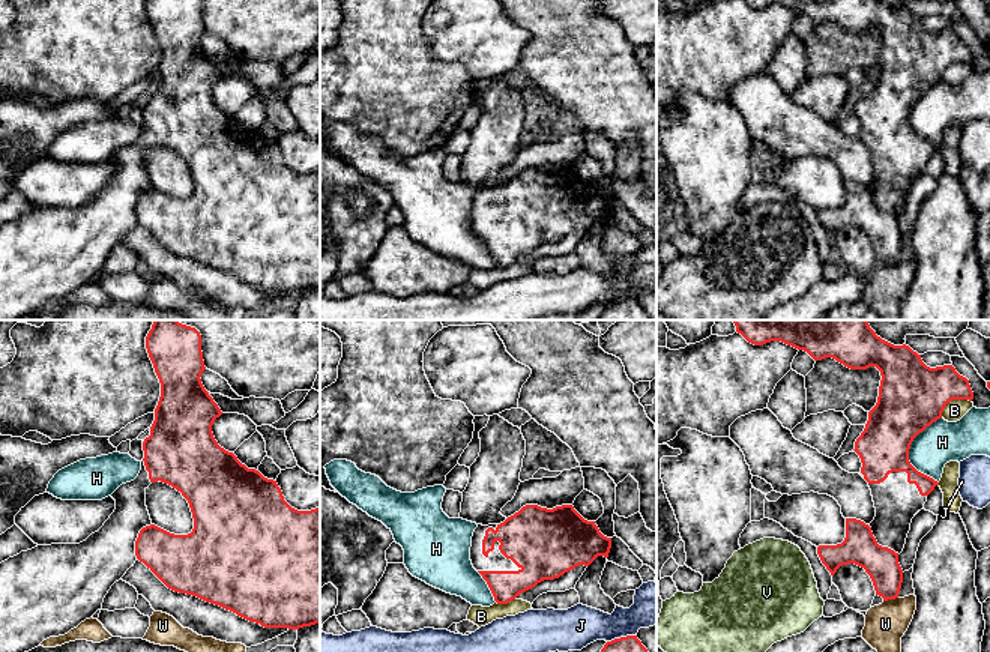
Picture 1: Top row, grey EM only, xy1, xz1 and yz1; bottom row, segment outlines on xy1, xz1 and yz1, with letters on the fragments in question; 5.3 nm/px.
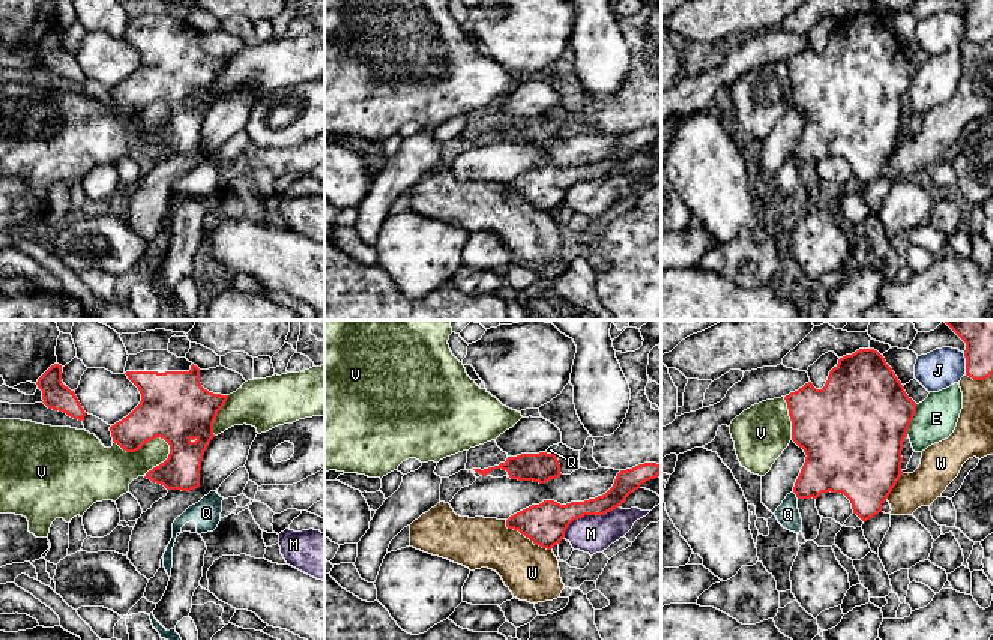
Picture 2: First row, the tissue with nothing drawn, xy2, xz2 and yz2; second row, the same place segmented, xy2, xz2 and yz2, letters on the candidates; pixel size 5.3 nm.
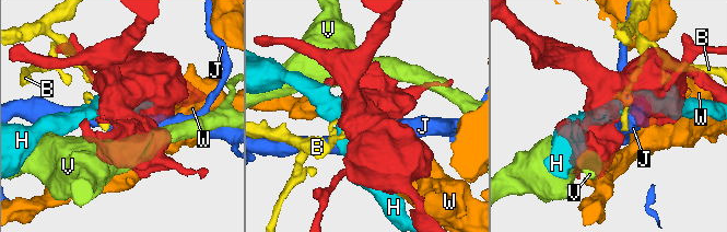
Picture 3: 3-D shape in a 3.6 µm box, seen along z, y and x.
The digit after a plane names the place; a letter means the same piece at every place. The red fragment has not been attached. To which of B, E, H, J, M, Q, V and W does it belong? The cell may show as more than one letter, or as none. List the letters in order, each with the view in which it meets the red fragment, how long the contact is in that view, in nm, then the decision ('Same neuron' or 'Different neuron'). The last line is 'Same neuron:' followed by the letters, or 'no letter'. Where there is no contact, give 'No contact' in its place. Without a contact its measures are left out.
B: Touches red in yz1. Shared border 190 nm. Different neuron
E: Touches red in yz2. Shared border 180 nm. Different neuron
H: Touches red in yz1. Shared border 360 nm. Different neuron
J: Touches red in yz2. Shared border 120 nm. Different neuron
M: Touches red in xz2. Shared border 340 nm. Different neuron
Q: Touches red in yz2. Shared border 50 nm. Different neuron
V: Touches red in xy2. Shared border 320 nm. Different neuron
W: Touches red in xz2. Shared border 300 nm. Different neuron
Same neuron: no letter

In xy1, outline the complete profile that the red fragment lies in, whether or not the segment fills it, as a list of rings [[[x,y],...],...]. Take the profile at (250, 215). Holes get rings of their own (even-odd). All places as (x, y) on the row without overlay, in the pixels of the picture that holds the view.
[[[146,0],[146,12],[161,47],[161,60],[155,72],[155,84],[150,90],[150,99],[143,105],[144,122],[141,125],[141,134],[134,144],[122,147],[111,158],[116,164],[114,176],[104,189],[98,195],[92,197],[86,204],[80,207],[38,209],[0,227],[0,320],[21,320],[24,315],[38,311],[44,303],[65,299],[86,282],[93,281],[98,273],[102,273],[104,261],[111,249],[122,243],[126,234],[134,230],[137,222],[143,225],[168,252],[219,269],[249,285],[260,287],[264,291],[299,293],[320,287],[320,171],[311,174],[297,174],[291,171],[284,164],[276,144],[264,141],[255,132],[248,132],[233,116],[228,116],[218,108],[212,96],[212,89],[222,75],[204,53],[200,42],[201,36],[206,33],[201,15],[201,0]],[[152,146],[168,147],[180,155],[188,164],[194,182],[194,192],[191,197],[174,198],[152,186],[146,170],[146,152]]]

